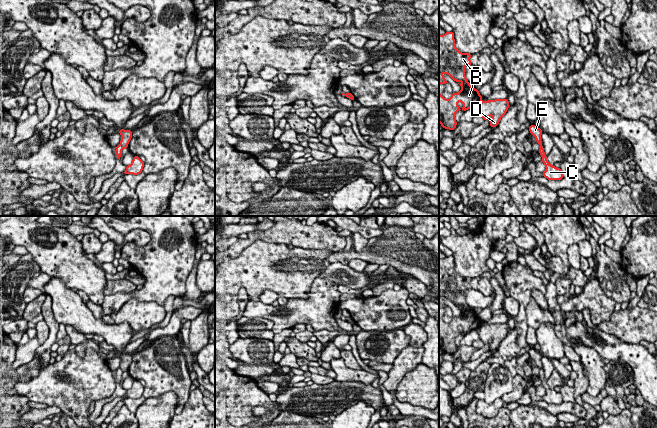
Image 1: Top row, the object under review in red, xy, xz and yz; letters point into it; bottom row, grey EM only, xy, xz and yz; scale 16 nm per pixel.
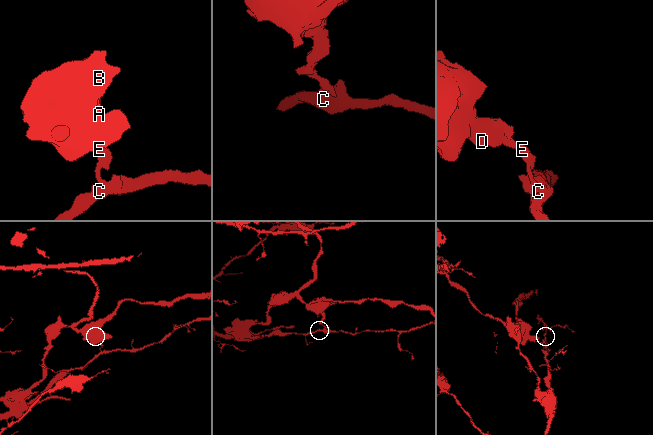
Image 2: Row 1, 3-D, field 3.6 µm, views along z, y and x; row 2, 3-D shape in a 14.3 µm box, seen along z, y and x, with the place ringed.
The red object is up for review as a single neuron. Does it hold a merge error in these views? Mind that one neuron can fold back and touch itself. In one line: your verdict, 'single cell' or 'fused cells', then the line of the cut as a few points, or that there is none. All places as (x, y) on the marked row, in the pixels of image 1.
fused cells | xy (119, 145), (122, 148)

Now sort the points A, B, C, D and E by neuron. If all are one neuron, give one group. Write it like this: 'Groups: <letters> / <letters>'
Groups: A B D E / C

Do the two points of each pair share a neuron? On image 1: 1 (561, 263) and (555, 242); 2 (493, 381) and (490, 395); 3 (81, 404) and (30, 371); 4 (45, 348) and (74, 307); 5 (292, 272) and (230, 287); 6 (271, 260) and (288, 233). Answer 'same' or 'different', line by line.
1: same
2: same
3: different
4: different
5: same
6: different

